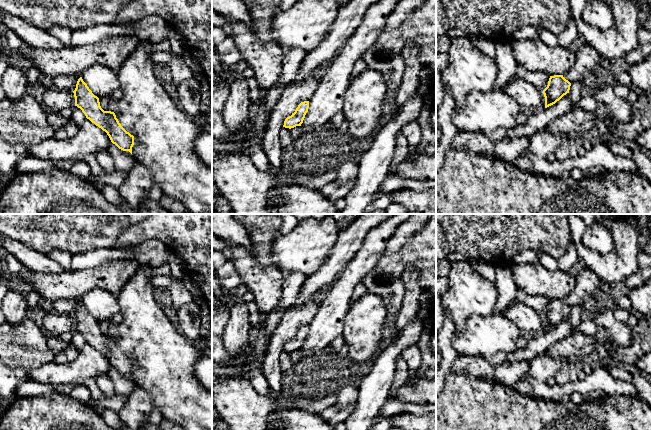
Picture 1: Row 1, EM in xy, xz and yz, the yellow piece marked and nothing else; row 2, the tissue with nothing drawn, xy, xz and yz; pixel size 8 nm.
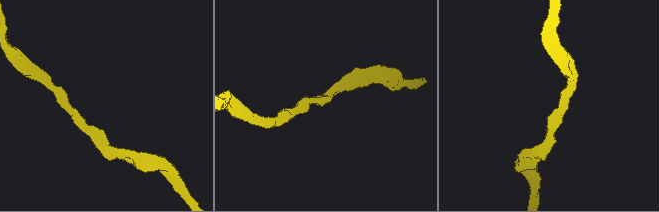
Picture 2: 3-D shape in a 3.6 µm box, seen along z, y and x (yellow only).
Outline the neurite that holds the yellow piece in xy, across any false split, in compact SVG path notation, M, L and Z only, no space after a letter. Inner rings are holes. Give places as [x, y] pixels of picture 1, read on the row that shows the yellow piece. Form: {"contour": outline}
{"contour": "M82 77L78 79L73 93L75 106L82 110L86 118L105 131L119 149L132 154L134 136L121 126L114 112L101 108L99 98L92 93Z"}

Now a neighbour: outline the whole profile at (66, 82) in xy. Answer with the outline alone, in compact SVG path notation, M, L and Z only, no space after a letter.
M62 74L53 78L53 87L62 91L73 92L81 75Z

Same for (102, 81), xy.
M95 64L85 70L81 77L99 99L111 96L115 90L120 88L117 71L100 64Z

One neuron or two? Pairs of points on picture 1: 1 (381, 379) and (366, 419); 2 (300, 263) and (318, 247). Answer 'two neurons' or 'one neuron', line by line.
1: one neuron
2: one neuron

